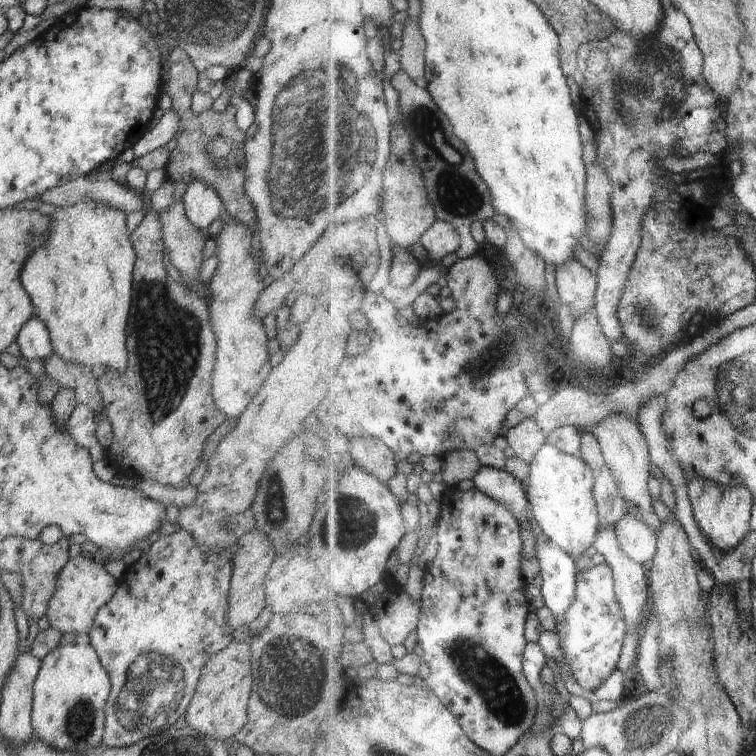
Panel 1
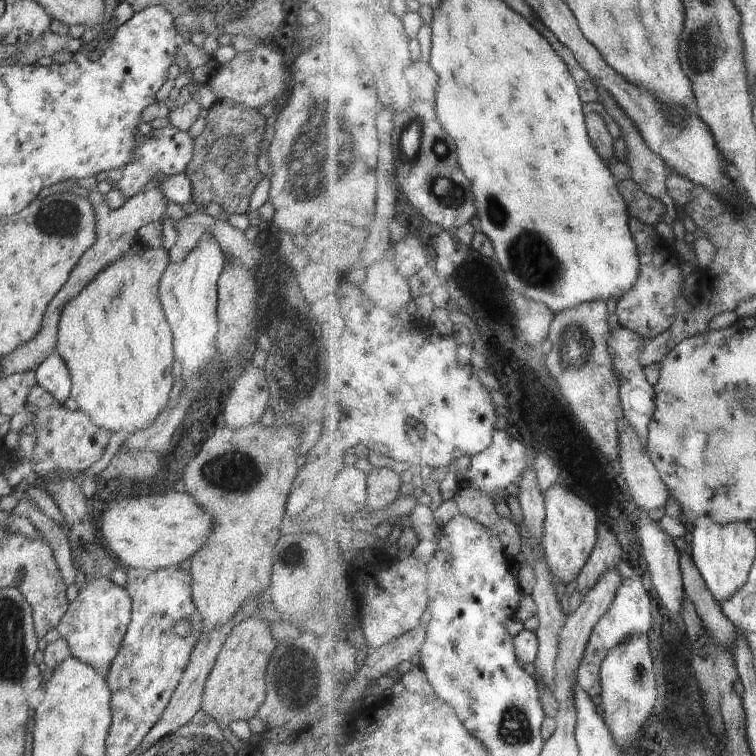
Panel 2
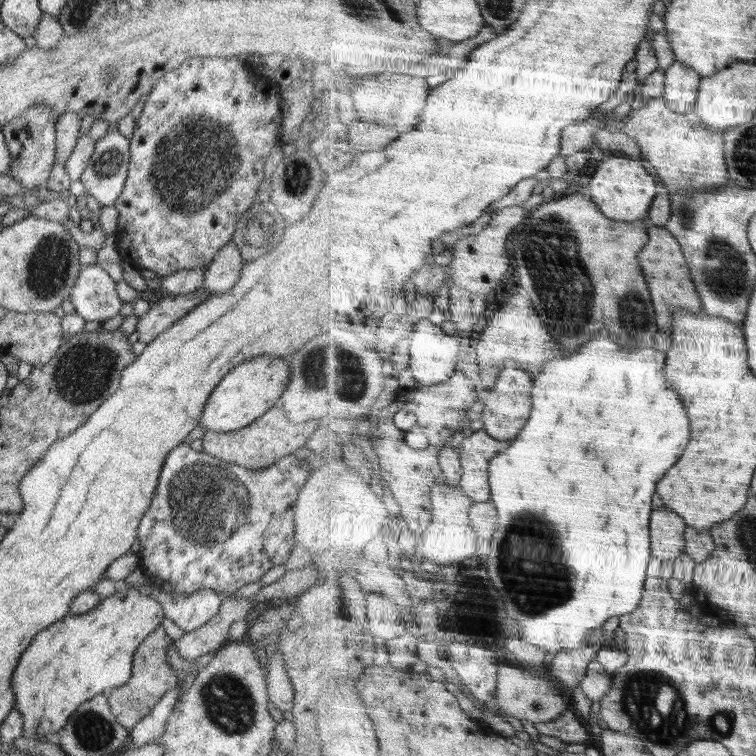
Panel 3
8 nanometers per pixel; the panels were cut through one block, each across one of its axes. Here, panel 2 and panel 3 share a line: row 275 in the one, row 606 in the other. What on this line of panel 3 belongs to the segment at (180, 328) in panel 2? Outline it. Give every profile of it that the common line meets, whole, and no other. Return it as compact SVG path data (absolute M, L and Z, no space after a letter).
M155 585L139 586L138 590L139 594L158 601L164 616L189 634L218 614L222 600L215 591L209 589L186 595L169 594Z

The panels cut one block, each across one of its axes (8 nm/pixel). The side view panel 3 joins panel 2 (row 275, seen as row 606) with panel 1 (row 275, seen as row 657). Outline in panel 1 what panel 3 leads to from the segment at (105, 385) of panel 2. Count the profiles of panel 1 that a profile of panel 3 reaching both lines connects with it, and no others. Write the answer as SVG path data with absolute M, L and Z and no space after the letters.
M80 200L70 206L60 206L56 208L55 213L50 214L50 230L48 230L48 240L36 248L36 252L30 256L30 260L22 268L20 282L24 284L24 290L30 294L32 304L34 305L34 314L32 316L39 318L48 329L49 337L58 356L68 362L78 362L84 364L89 370L93 366L103 366L104 368L114 368L118 374L126 372L128 366L128 349L126 348L126 324L128 324L128 314L130 314L130 304L132 302L132 280L134 266L137 259L136 251L130 242L128 228L126 227L126 215L116 208L110 208L106 204L98 204L92 200Z

